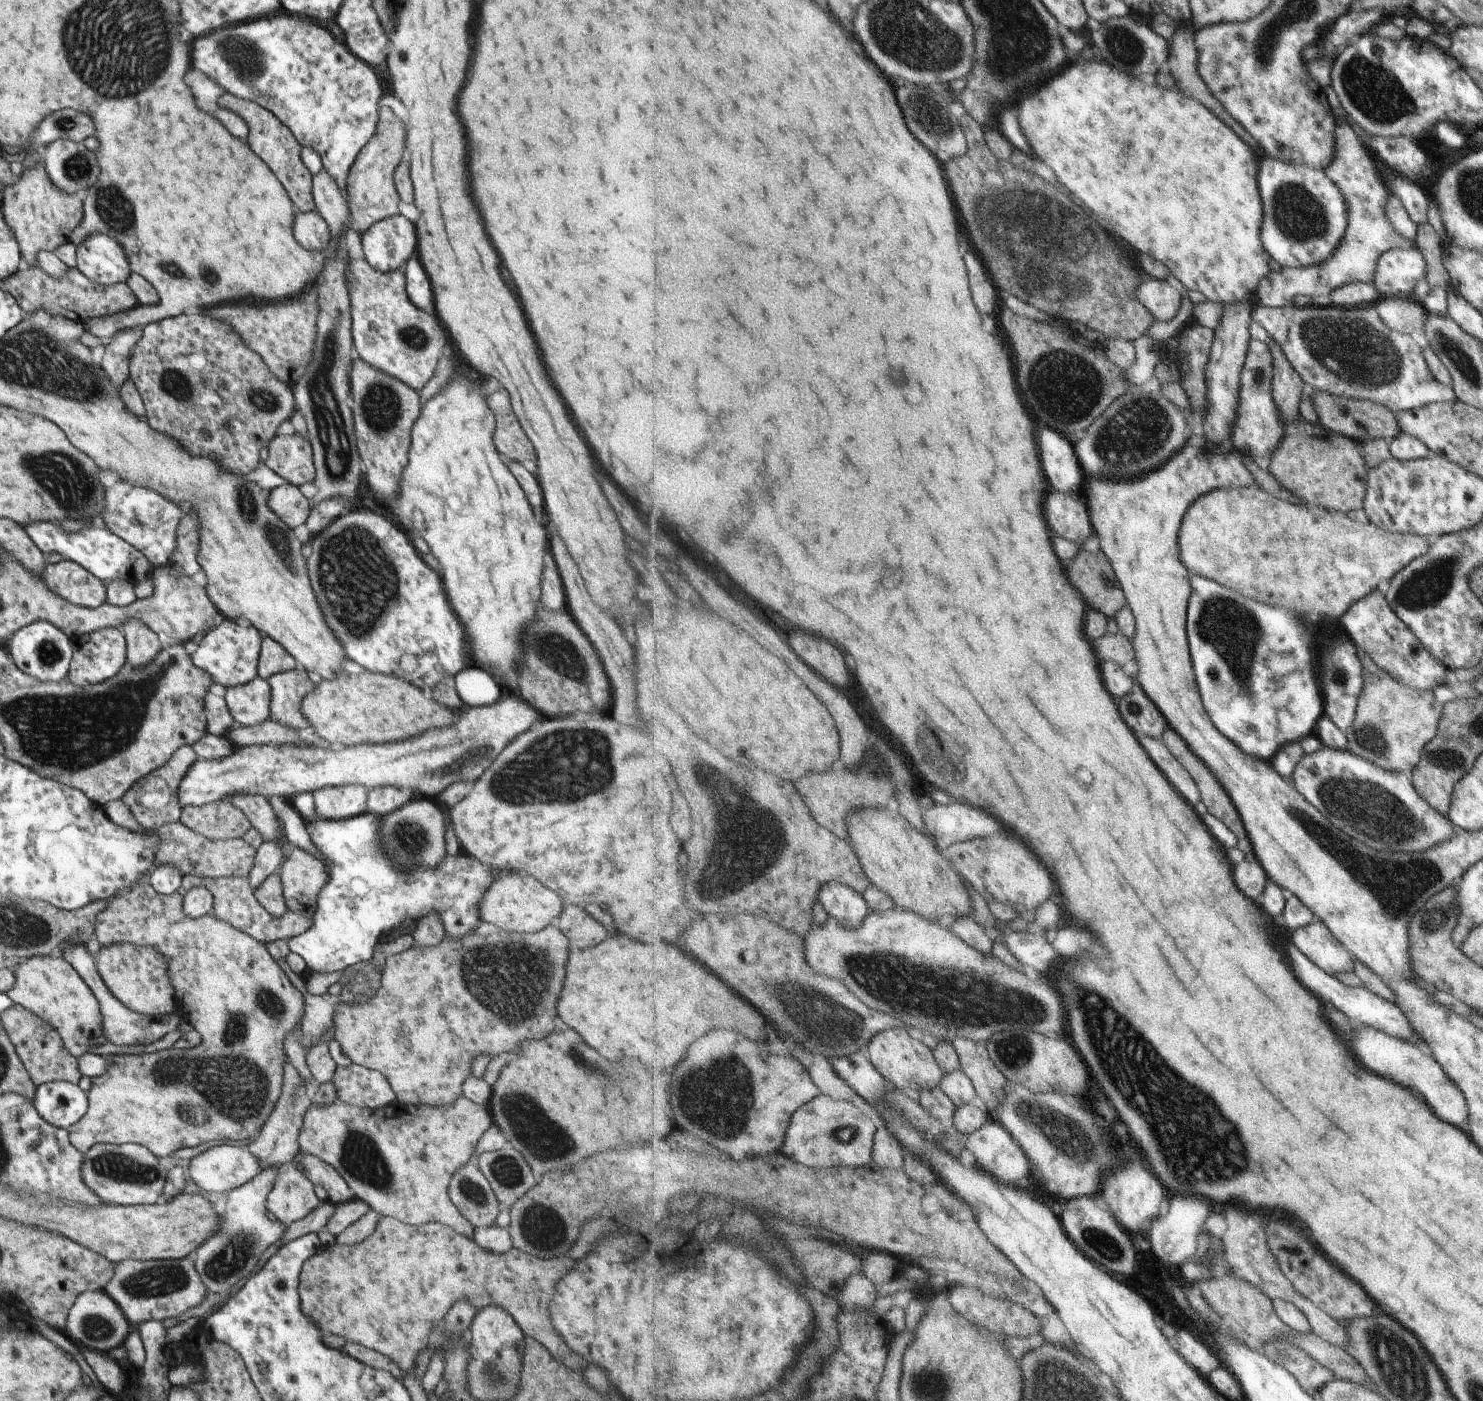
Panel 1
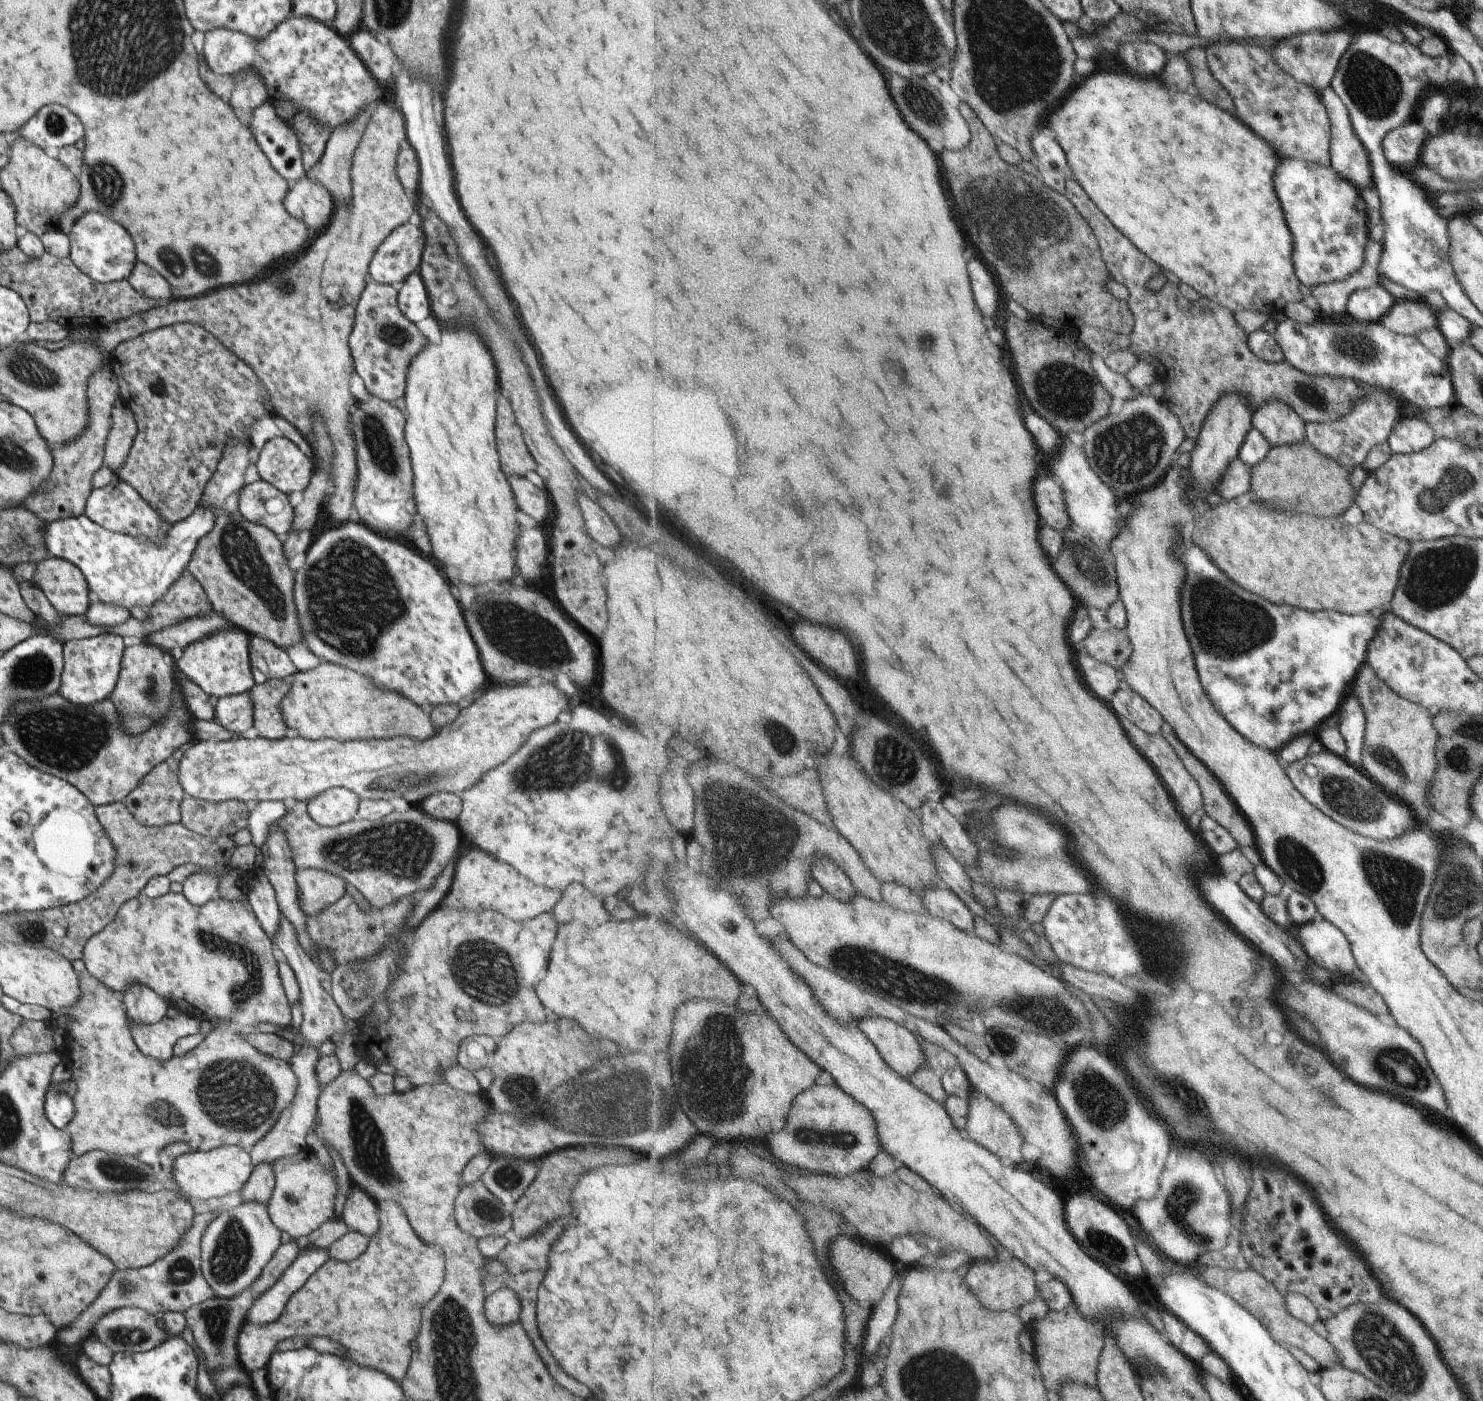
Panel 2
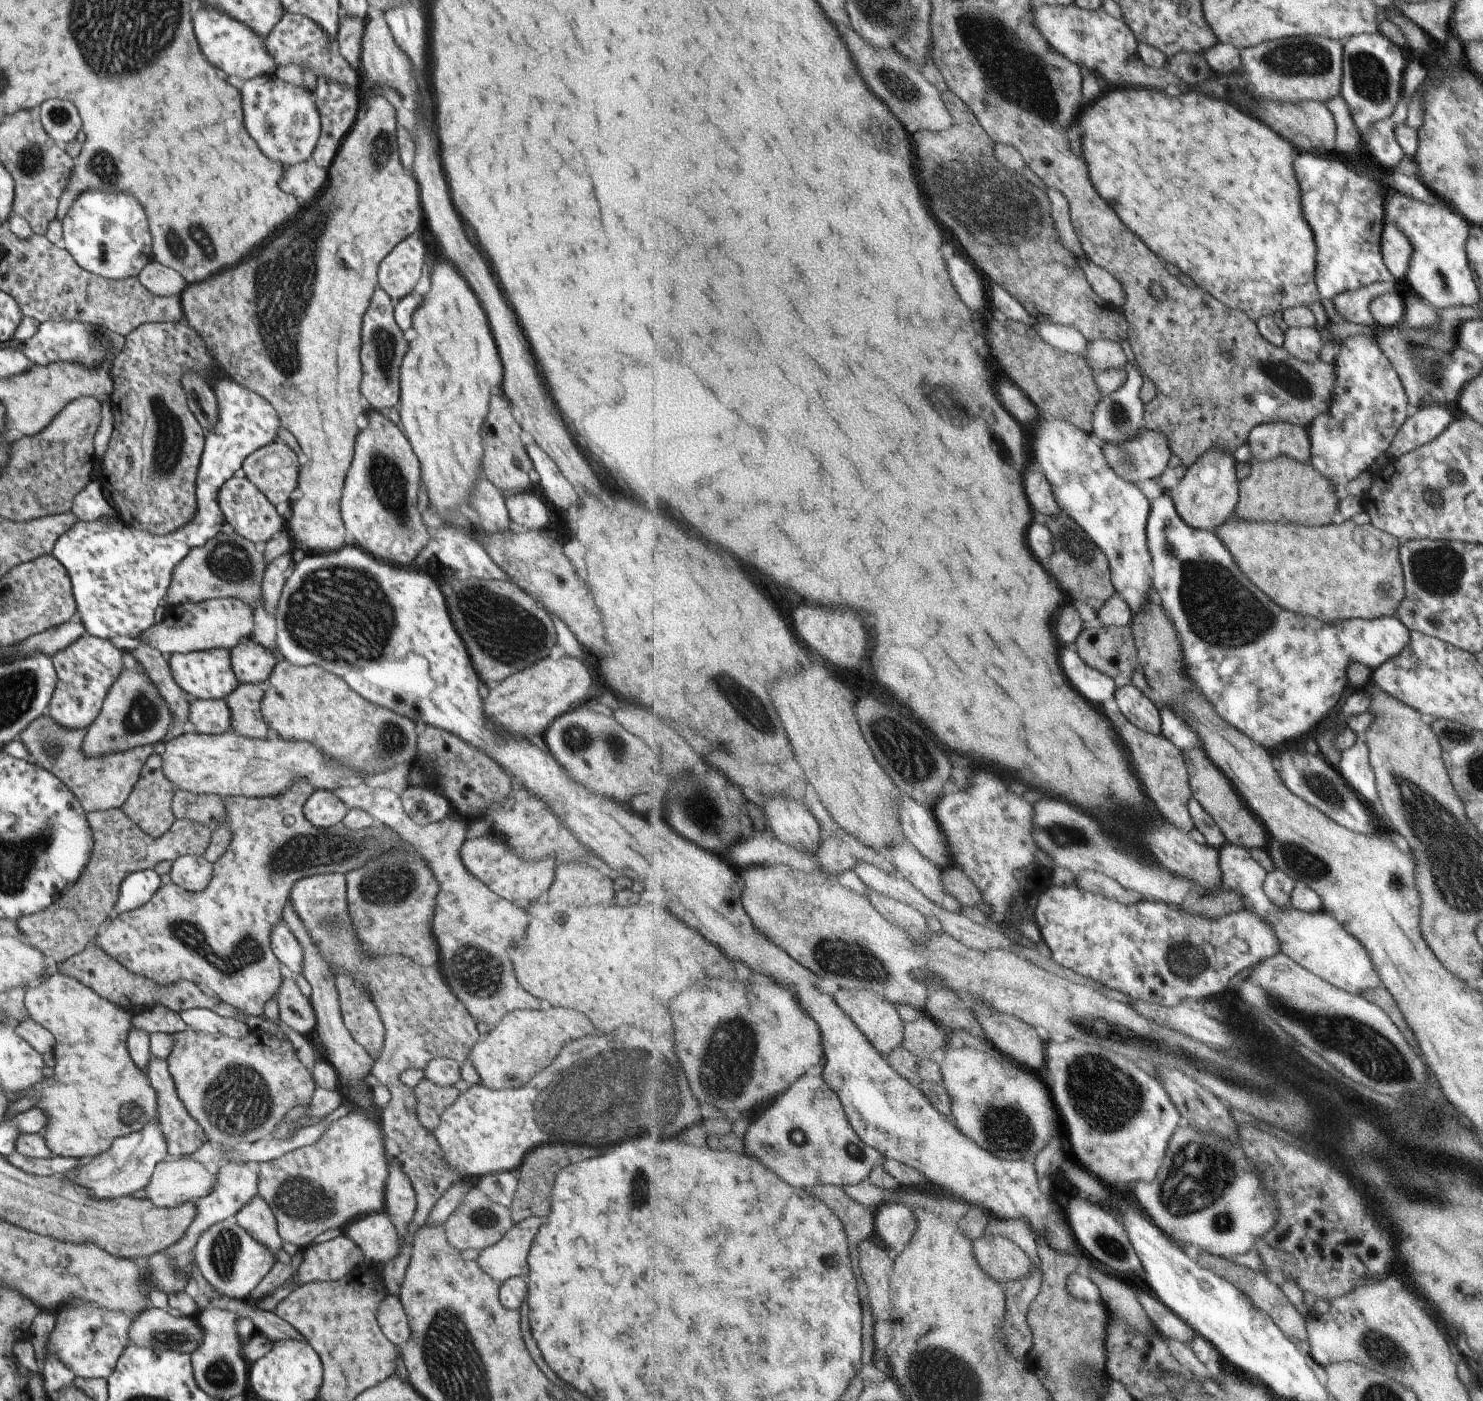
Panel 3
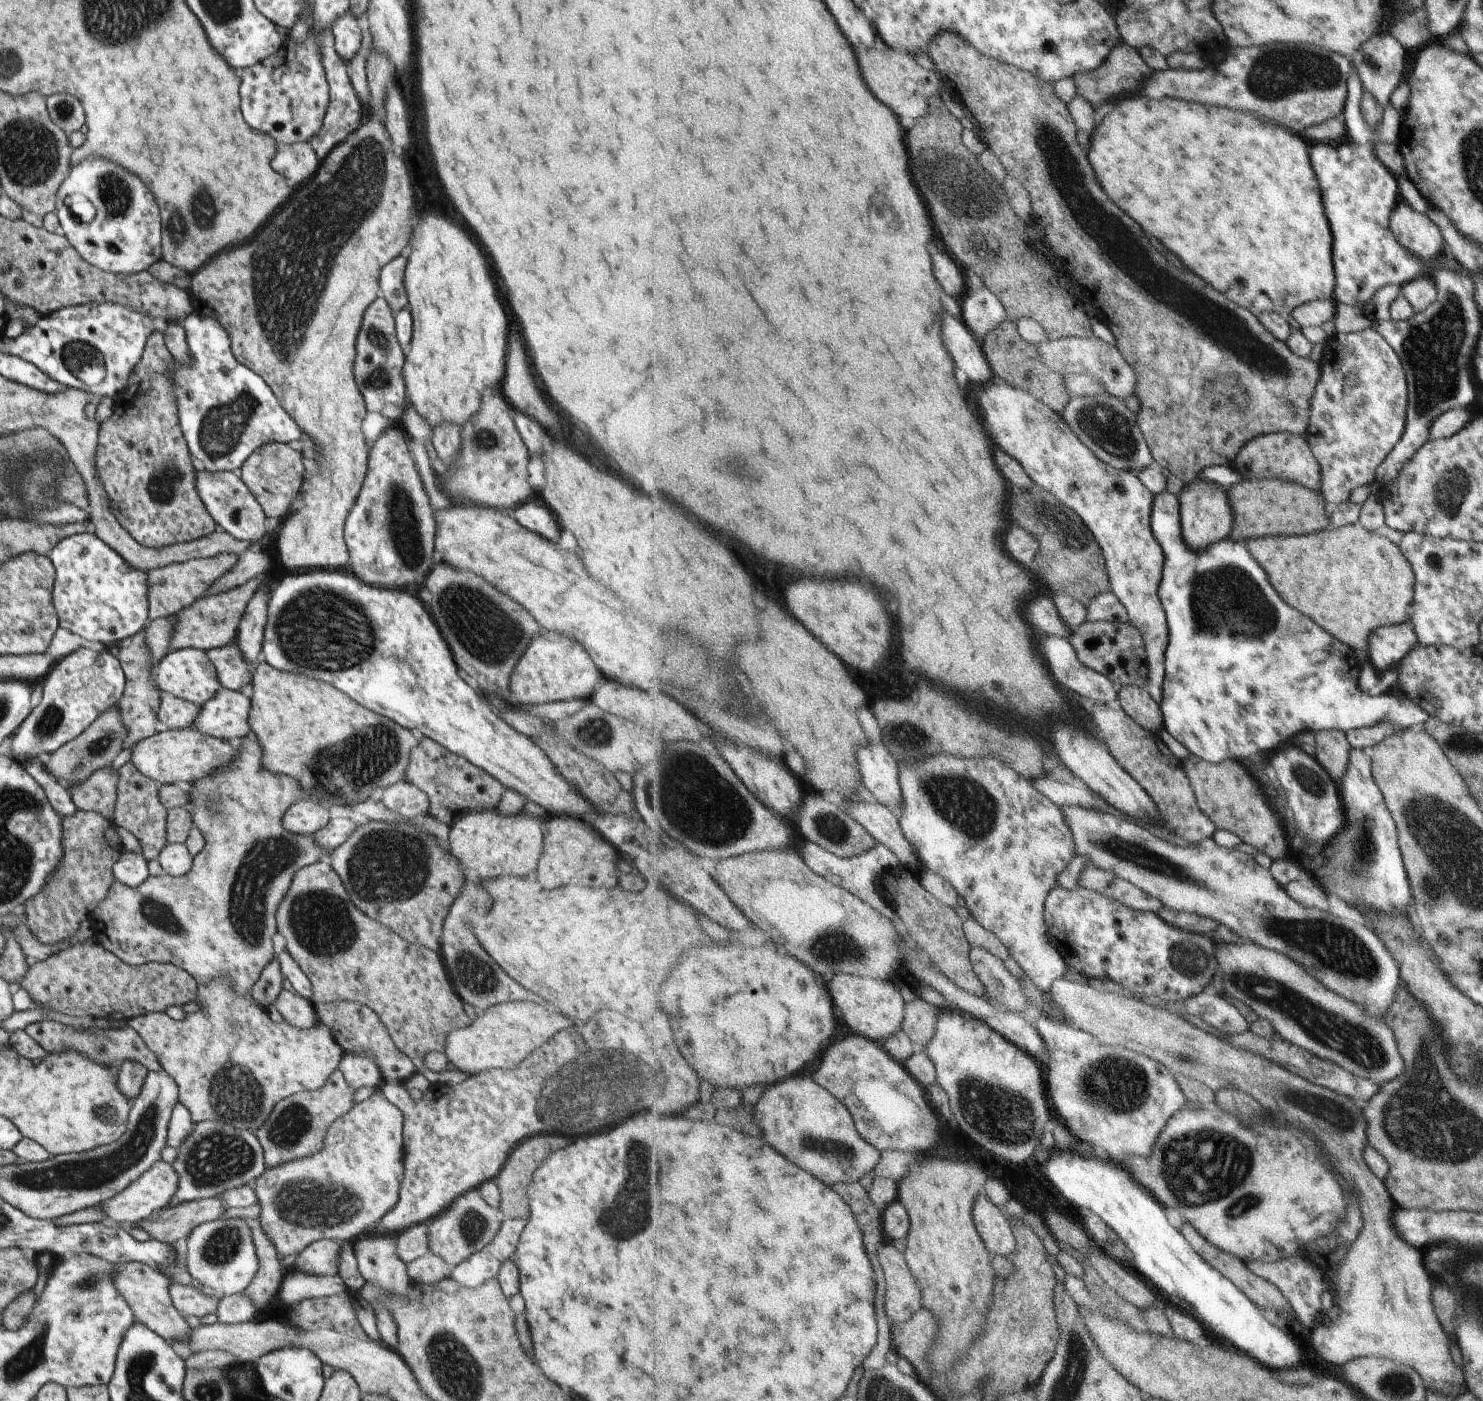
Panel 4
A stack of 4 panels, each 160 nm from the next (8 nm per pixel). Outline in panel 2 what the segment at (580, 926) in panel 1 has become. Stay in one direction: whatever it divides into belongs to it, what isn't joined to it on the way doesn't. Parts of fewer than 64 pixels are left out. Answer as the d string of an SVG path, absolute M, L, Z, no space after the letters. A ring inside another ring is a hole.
M571 884L565 890L563 898L553 908L553 916L555 922L571 922L575 916L583 916L583 926L587 928L607 922L607 914L601 902L579 884Z

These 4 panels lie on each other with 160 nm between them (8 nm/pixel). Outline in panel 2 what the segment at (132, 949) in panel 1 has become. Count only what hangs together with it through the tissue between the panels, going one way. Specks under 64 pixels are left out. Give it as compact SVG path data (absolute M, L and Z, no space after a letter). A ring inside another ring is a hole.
M135 984L127 988L120 998L129 1022L155 1024L165 1016L167 1011L165 1000L161 1000L161 996L155 996L143 984Z

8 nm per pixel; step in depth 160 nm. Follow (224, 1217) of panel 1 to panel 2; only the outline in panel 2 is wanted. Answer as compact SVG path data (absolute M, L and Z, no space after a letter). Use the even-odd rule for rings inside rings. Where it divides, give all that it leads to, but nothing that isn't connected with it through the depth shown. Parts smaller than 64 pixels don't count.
M256 1201L242 1202L236 1208L223 1211L205 1226L200 1239L200 1272L215 1298L231 1298L239 1295L269 1262L279 1244L279 1231L269 1219L267 1208Z

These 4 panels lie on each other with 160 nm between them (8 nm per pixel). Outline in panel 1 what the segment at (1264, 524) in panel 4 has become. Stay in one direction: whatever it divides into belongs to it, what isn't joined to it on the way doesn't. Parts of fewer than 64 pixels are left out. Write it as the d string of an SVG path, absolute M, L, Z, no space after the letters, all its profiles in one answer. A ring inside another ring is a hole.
M1300 420L1288 430L1280 450L1271 456L1269 473L1302 501L1322 505L1327 511L1348 513L1363 506L1367 468L1349 437L1327 430L1313 422Z

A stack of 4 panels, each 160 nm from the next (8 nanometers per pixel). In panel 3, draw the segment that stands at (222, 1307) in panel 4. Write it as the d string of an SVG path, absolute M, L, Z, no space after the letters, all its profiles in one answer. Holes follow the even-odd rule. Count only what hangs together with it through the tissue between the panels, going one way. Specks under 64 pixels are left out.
M301 1247L295 1250L293 1254L289 1254L290 1260L287 1264L275 1261L267 1271L267 1274L261 1279L261 1282L250 1292L250 1296L246 1300L251 1304L256 1304L256 1301L259 1301L268 1292L271 1292L273 1288L283 1284L299 1266L305 1251L306 1248Z

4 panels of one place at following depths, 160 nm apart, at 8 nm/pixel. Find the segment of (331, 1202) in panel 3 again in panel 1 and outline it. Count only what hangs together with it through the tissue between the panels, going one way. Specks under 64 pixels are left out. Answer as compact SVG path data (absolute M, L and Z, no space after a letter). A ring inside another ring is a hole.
M282 1164L277 1171L275 1182L266 1194L265 1210L273 1214L277 1222L285 1226L293 1221L303 1218L312 1208L315 1208L320 1200L313 1193L313 1185L292 1164ZM381 1215L378 1219L376 1229L364 1238L361 1242L344 1245L335 1243L333 1245L320 1246L319 1250L309 1256L303 1264L301 1264L301 1270L298 1282L298 1293L300 1298L300 1307L302 1311L307 1315L311 1314L313 1320L319 1324L319 1328L327 1334L339 1334L341 1338L345 1338L346 1341L363 1345L368 1349L376 1350L382 1355L388 1356L397 1367L401 1369L404 1375L407 1375L413 1366L415 1366L415 1358L419 1352L423 1352L425 1348L429 1349L428 1339L430 1338L430 1331L434 1325L439 1325L447 1311L452 1308L455 1303L467 1302L475 1310L480 1311L485 1307L499 1307L502 1308L514 1321L515 1324L522 1330L522 1334L525 1337L532 1338L537 1341L542 1347L545 1347L553 1359L557 1359L562 1362L566 1367L572 1368L573 1370L582 1372L587 1364L587 1360L583 1360L580 1354L577 1354L573 1349L568 1347L566 1342L561 1340L561 1336L553 1330L553 1324L549 1320L550 1316L550 1301L552 1300L553 1287L557 1282L561 1281L565 1274L565 1266L567 1266L567 1272L571 1272L577 1266L577 1259L570 1257L569 1255L561 1255L550 1259L540 1259L530 1254L524 1253L523 1251L517 1250L515 1247L511 1247L507 1252L504 1253L492 1253L491 1251L482 1249L472 1238L468 1239L465 1235L456 1233L451 1227L444 1225L437 1221L429 1221L423 1224L410 1225L401 1222L400 1220L394 1219L393 1217Z

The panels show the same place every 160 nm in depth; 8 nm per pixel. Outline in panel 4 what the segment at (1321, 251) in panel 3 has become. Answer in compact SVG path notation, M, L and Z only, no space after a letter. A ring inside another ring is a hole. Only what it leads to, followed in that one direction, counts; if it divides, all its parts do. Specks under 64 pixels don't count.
M1354 69L1348 76L1348 94L1344 102L1344 136L1343 139L1333 143L1311 144L1311 157L1313 164L1313 174L1317 174L1317 182L1321 186L1321 198L1325 198L1325 218L1329 218L1329 226L1333 226L1333 264L1332 270L1337 270L1337 286L1333 287L1332 300L1339 301L1346 305L1351 305L1357 309L1366 310L1371 301L1372 294L1382 286L1405 285L1409 281L1421 276L1430 276L1431 271L1440 271L1441 267L1446 269L1458 269L1458 262L1451 256L1437 256L1429 259L1418 259L1404 249L1396 240L1393 240L1391 232L1387 230L1387 218L1397 200L1397 185L1395 178L1389 174L1389 170L1373 154L1374 146L1377 143L1387 141L1394 143L1399 140L1401 128L1399 124L1403 122L1395 109L1388 102L1382 110L1383 117L1375 129L1370 129L1364 122L1360 111L1360 100L1362 88L1359 78Z

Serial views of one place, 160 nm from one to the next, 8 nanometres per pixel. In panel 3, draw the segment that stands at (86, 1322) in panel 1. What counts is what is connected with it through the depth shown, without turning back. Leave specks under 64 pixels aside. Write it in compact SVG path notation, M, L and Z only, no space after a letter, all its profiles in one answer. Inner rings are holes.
M153 1305L131 1316L127 1329L128 1344L151 1350L189 1354L202 1337L194 1318L171 1316Z

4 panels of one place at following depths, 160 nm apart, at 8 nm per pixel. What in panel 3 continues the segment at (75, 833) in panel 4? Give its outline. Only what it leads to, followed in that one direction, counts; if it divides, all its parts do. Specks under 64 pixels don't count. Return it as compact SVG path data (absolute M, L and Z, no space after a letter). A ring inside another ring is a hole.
M120 808L92 811L87 813L85 818L89 823L89 828L92 830L94 847L81 876L65 893L40 912L33 913L32 915L23 915L14 920L18 932L23 935L23 940L39 949L44 956L50 956L56 963L62 963L69 957L80 953L93 942L101 924L109 922L108 917L116 903L119 885L122 879L129 873L144 871L145 869L153 870L158 862L173 862L176 858L183 855L197 855L201 857L210 845L212 833L207 827L193 821L174 819L173 824L161 836L153 838L145 834L136 824L133 824Z

